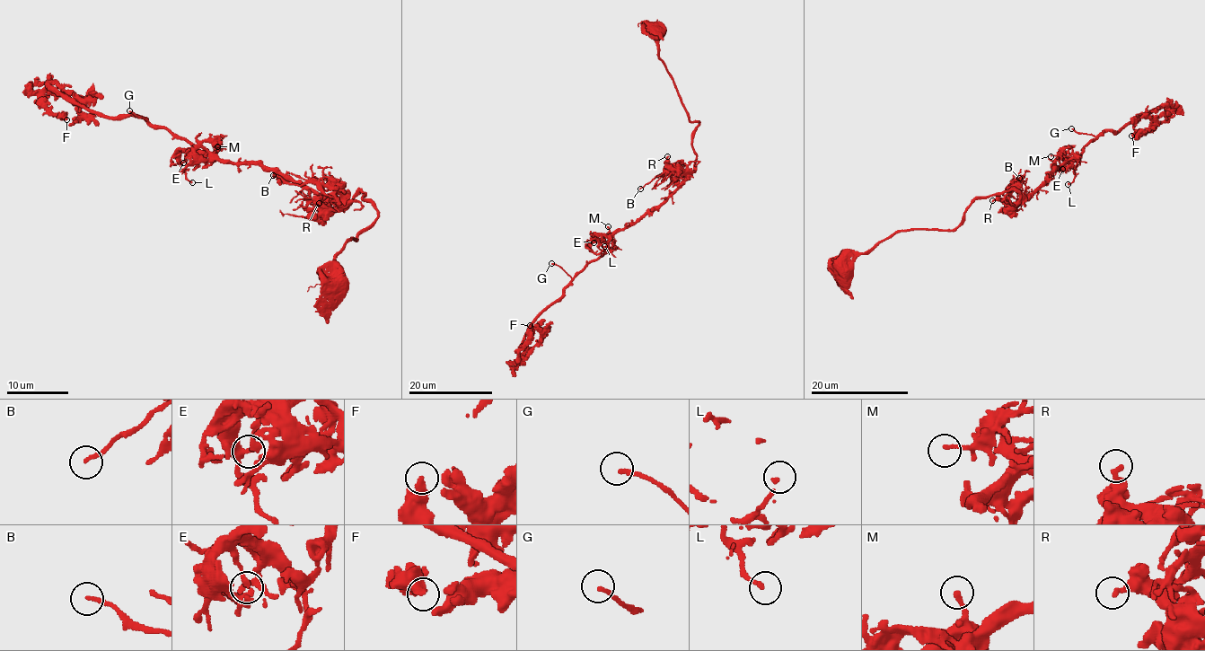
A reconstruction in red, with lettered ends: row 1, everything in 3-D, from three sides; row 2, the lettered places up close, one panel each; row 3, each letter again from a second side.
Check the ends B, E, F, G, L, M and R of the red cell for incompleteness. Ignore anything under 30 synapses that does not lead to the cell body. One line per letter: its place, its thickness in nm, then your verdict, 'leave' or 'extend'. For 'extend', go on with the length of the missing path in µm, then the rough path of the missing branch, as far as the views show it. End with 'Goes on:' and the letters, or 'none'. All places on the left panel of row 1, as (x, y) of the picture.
B: at (273, 175); 160 nm thick; leave
E: at (183, 162); 260 nm thick; leave
F: at (66, 119); 320 nm thick; leave
G: at (129, 110); 200 nm thick; leave
L: at (192, 182); 160 nm thick; leave
M: at (217, 146); 190 nm thick; leave
R: at (319, 203); 320 nm thick; leave
Goes on: none

